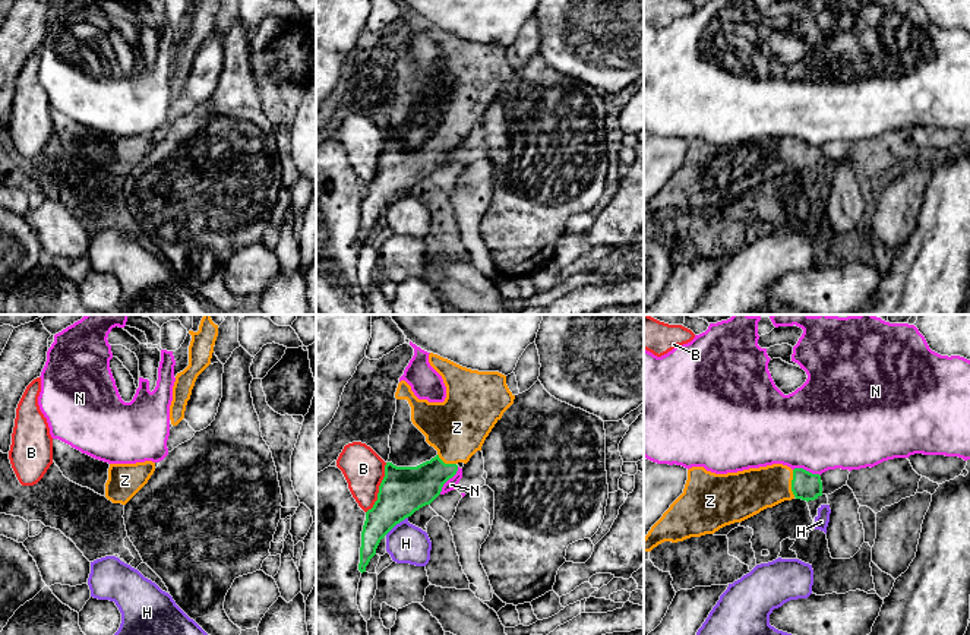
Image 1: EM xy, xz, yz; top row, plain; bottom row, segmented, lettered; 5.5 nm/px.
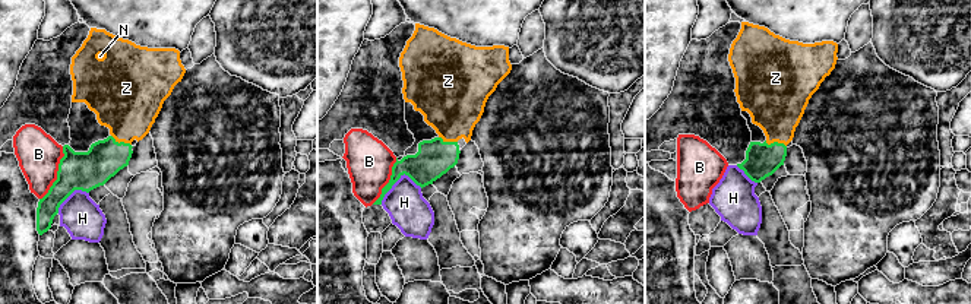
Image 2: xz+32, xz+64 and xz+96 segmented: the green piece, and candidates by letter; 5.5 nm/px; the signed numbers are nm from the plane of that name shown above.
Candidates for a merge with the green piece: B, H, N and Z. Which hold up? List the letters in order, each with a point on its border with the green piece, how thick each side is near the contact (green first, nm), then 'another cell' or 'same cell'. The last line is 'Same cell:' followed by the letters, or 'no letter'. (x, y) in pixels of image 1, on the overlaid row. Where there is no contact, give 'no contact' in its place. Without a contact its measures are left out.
B: xz (379, 487) | 260/220 nm | another cell
H: xz (395, 524) | 260/220 nm | another cell
N: xz (448, 479) | 260/60 nm | another cell
Z: yz (792, 483) | 160/240 nm | same cell
Same cell: Z

